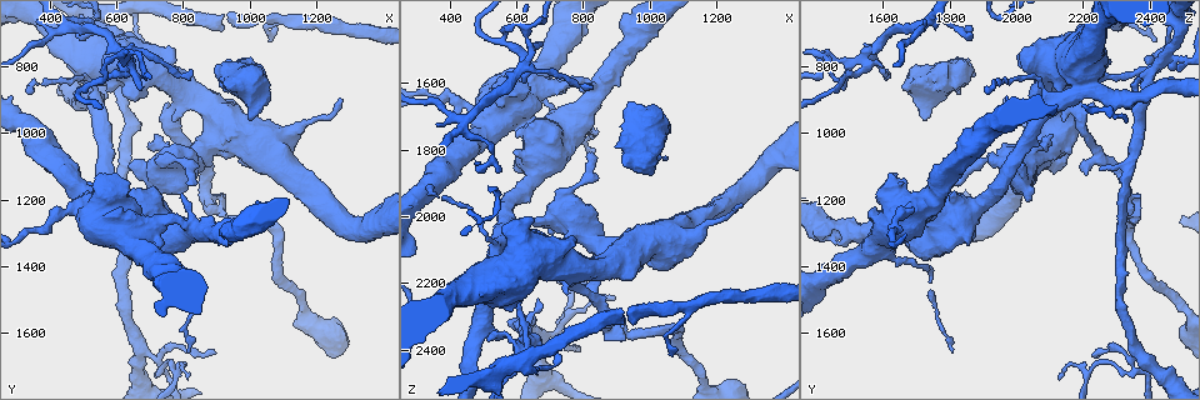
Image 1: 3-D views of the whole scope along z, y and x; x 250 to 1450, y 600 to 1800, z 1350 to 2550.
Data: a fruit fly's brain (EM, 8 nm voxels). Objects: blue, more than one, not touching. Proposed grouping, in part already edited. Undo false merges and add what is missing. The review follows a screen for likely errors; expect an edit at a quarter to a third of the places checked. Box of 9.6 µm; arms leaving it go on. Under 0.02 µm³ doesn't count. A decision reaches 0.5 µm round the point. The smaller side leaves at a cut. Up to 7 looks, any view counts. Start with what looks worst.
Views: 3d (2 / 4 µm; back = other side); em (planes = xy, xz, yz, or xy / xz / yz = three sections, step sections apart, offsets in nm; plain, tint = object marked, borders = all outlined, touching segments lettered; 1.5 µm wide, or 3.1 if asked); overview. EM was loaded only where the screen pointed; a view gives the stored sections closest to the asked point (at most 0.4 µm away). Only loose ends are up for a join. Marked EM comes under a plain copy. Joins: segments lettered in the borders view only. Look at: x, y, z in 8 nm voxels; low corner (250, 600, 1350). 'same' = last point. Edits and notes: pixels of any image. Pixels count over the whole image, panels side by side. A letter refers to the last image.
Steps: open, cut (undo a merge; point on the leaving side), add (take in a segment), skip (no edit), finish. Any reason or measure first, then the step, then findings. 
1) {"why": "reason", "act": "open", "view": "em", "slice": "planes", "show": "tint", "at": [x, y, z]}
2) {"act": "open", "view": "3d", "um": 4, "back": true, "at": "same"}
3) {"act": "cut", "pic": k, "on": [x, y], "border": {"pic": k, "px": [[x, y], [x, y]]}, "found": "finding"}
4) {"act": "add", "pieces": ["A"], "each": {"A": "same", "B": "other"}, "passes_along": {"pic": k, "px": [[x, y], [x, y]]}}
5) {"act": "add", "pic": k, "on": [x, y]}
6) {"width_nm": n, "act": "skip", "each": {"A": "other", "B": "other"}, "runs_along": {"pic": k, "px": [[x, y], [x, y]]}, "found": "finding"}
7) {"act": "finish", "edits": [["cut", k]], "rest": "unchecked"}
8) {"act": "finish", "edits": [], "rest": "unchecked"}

{"why": "narrows sharply", "act": "open", "view": "em", "slice": "planes", "show": "borders", "at": [930, 1260, 2340]}

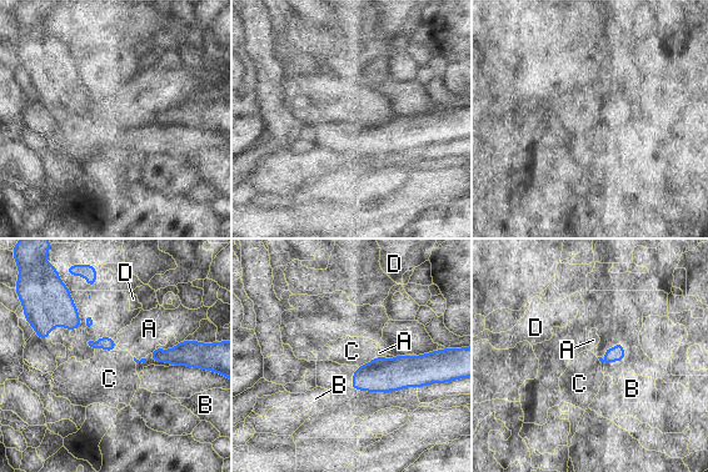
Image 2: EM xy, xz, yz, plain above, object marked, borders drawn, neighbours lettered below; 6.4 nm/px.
{"act": "skip", "each": {"A": "other", "B": "other", "C": "other", "D": "other"}, "border": {"pic": 2, "px": [[95, 347], [114, 351]]}, "found": "all the same neuron"}

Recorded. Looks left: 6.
{"why": "tapers out", "act": "open", "view": "3d", "um": 4, "at": [670, 870, 1480]}

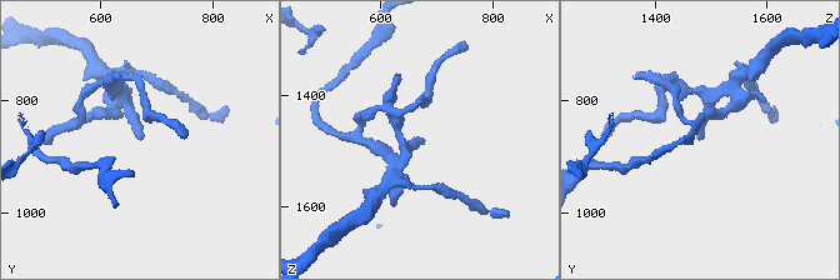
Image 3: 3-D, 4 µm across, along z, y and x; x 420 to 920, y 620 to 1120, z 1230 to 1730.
{"why": "shape alone is not enough", "act": "open", "view": "em", "slice": "yz", "step": 8, "show": "tint", "at": [675, 865, 1475]}

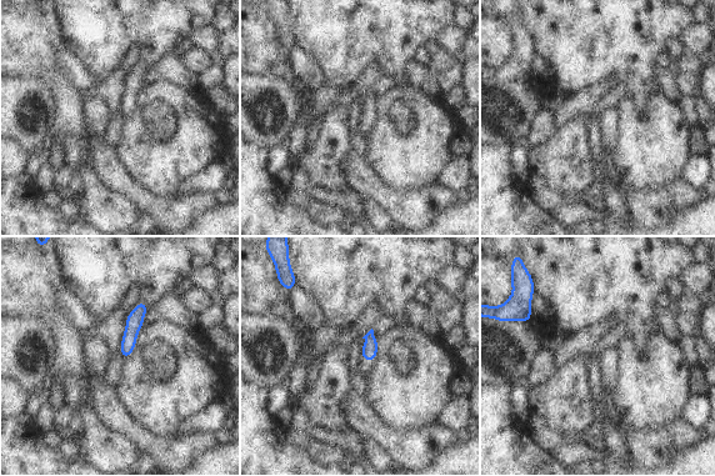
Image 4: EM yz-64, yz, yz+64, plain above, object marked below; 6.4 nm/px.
{"act": "open", "view": "em", "slice": "planes", "show": "borders", "at": "same"}

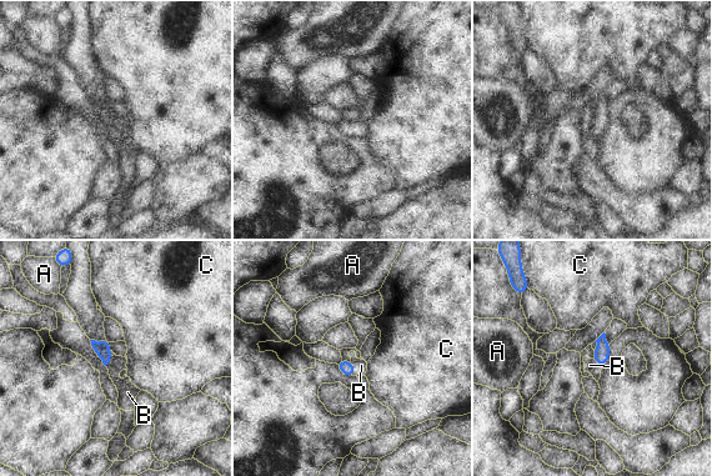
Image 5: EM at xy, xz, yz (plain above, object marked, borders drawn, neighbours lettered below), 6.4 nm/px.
{"act": "add", "pieces": ["B"], "each": {"A": "other", "B": "same", "C": "other"}, "passes_along": {"pic": 5, "px": [[346, 367], [355, 369], [361, 365]]}, "found": "it goes on there"}

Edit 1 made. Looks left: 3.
{"act": "finish", "edits": [["add", 5]], "rest": "unchecked"}

